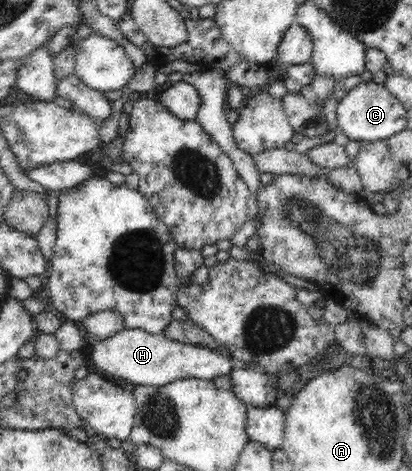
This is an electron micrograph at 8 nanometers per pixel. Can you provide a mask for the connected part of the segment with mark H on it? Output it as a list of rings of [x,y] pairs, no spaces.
[[[124,329],[112,337],[98,341],[92,349],[92,361],[98,371],[110,378],[122,377],[134,385],[168,385],[180,379],[214,380],[216,377],[230,376],[236,362],[220,350],[202,345],[182,343],[163,334],[152,335],[142,329]]]

